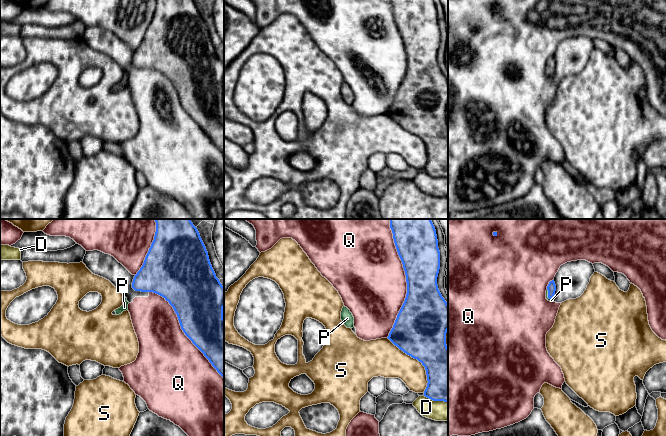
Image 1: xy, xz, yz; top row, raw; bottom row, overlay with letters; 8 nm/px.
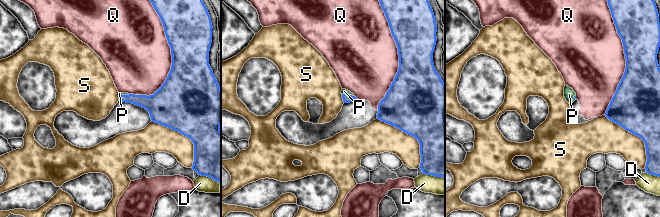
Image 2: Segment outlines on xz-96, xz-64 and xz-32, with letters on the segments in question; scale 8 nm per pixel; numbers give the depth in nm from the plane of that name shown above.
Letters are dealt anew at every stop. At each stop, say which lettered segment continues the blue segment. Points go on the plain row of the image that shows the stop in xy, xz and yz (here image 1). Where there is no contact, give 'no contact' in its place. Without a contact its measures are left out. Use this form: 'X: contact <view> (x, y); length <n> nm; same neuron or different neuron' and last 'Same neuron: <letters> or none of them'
D: contact xz (436, 176); length 200 nm; different neuron
P: contact yz (548, 70); length 90 nm; same neuron
Q: contact xz (406, 57); length 900 nm; different neuron
S: contact xz (419, 137); length 550 nm; different neuron
Same neuron: P

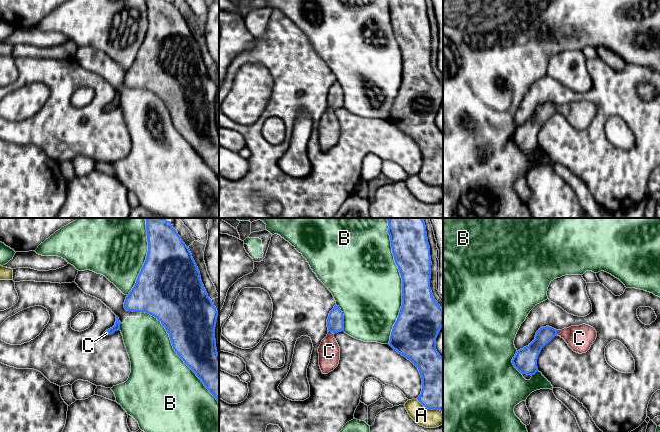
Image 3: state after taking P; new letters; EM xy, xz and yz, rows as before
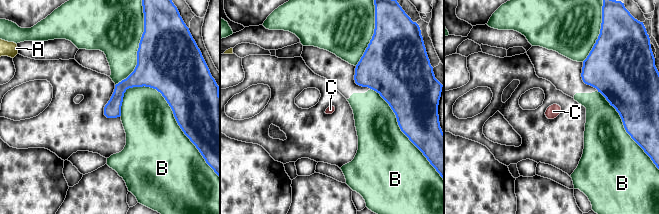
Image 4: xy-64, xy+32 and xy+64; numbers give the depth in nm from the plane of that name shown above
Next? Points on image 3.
A: contact xz (429, 184); length 220 nm; different neuron
B: contact xz (402, 60); length 950 nm; different neuron
C: contact xz (331, 107); length 50 nm; same neuron
Same neuron: C

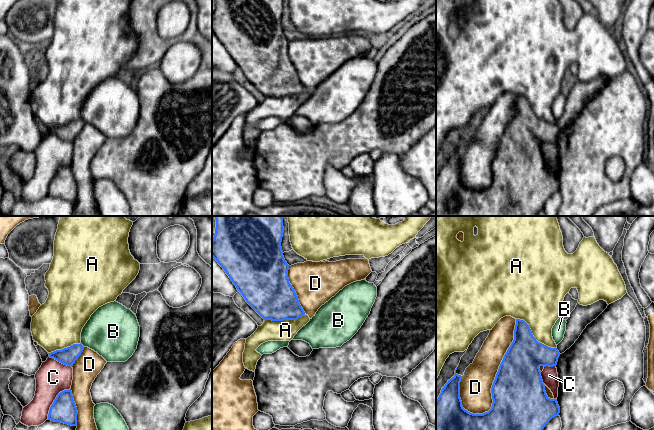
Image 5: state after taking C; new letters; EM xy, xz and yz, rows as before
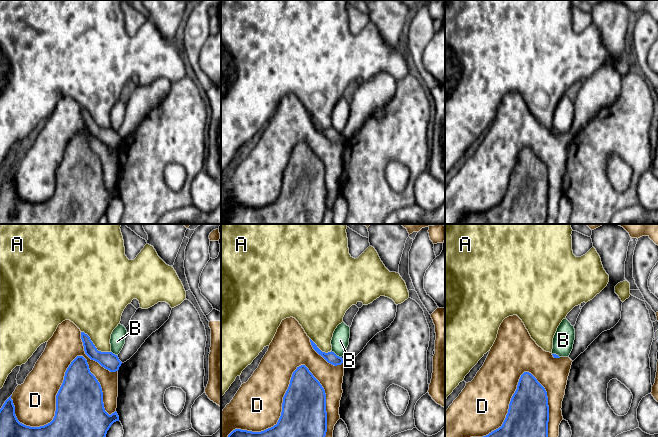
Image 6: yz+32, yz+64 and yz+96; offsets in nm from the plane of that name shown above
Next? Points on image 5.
A: contact yz (533, 112); length 400 nm; different neuron
B: contact xy (81, 120); length 50 nm; different neuron
C: contact xy (54, 177); length 320 nm; different neuron
D: contact yz (496, 151); length 850 nm; different neuron
Same neuron: none of them

